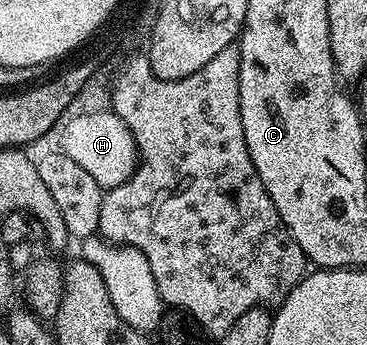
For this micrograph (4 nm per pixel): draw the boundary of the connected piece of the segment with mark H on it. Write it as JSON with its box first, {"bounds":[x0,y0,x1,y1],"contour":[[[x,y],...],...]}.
{"bounds":[60,109,139,189],"contour":[[[112,109],[77,115],[67,123],[64,124],[65,132],[61,135],[60,150],[71,157],[71,161],[83,165],[83,169],[95,177],[99,186],[103,189],[118,187],[133,176],[139,162],[137,143],[133,140],[129,126]]]}

